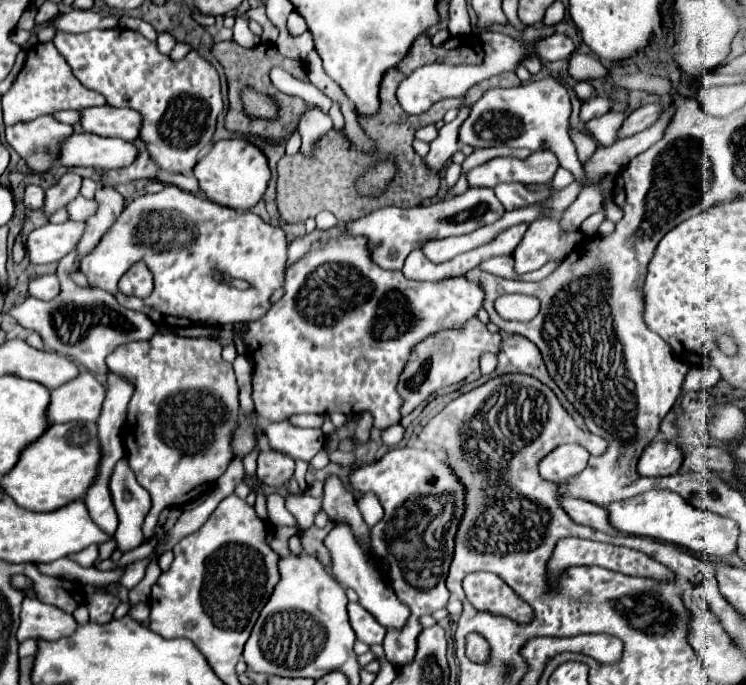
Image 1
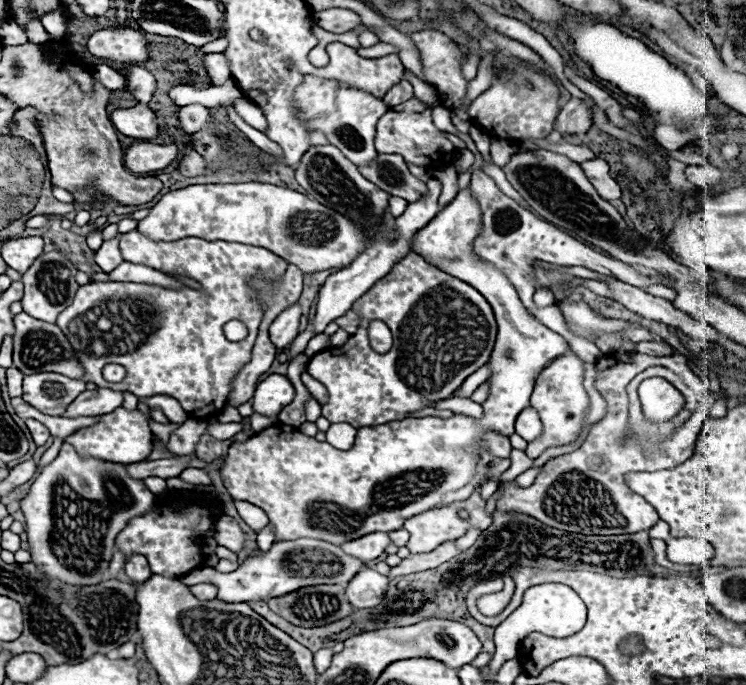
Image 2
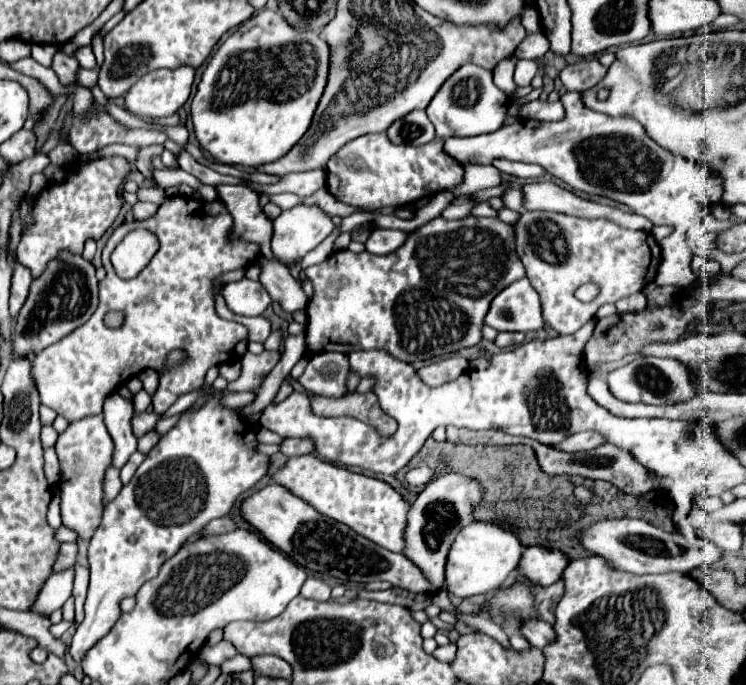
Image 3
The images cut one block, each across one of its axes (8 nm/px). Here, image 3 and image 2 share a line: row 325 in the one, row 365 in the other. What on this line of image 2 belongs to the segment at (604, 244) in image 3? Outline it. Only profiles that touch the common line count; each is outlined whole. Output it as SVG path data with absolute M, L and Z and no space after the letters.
M574 352L558 356L548 364L542 374L536 380L534 392L532 392L532 408L538 412L542 420L542 434L538 440L530 442L526 448L526 454L530 458L538 458L544 450L552 446L564 446L576 440L576 434L582 428L582 420L590 408L590 398L584 390L584 362Z

